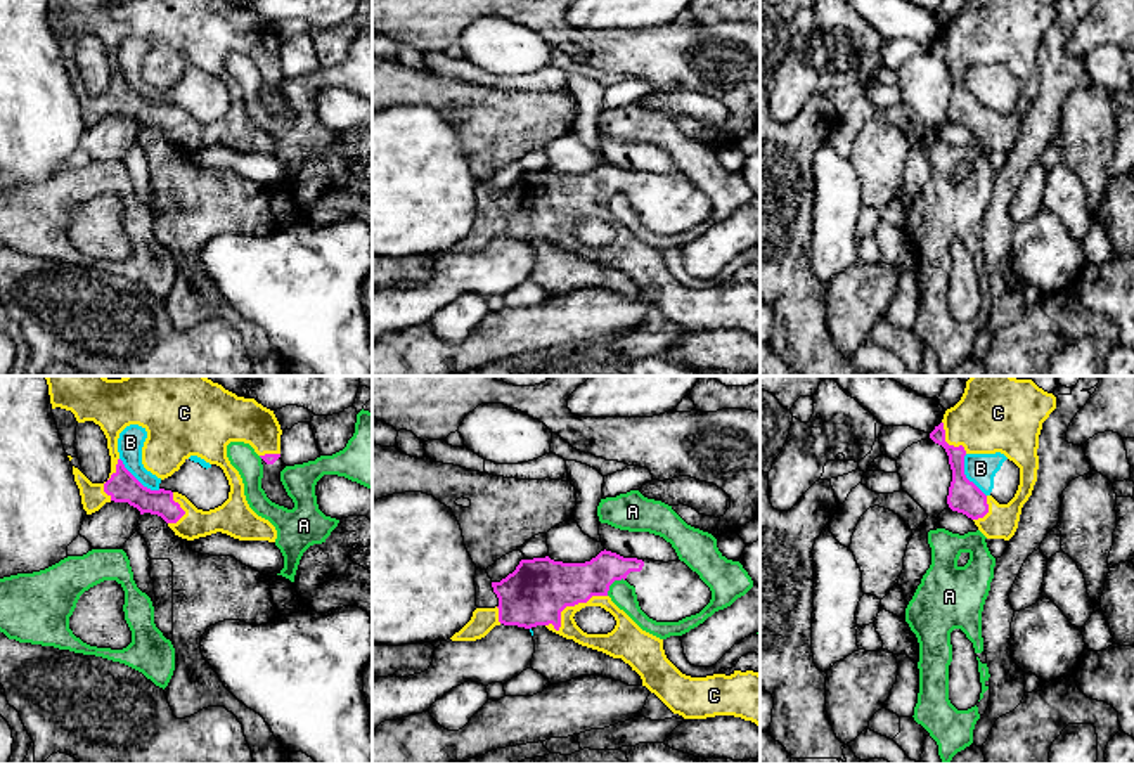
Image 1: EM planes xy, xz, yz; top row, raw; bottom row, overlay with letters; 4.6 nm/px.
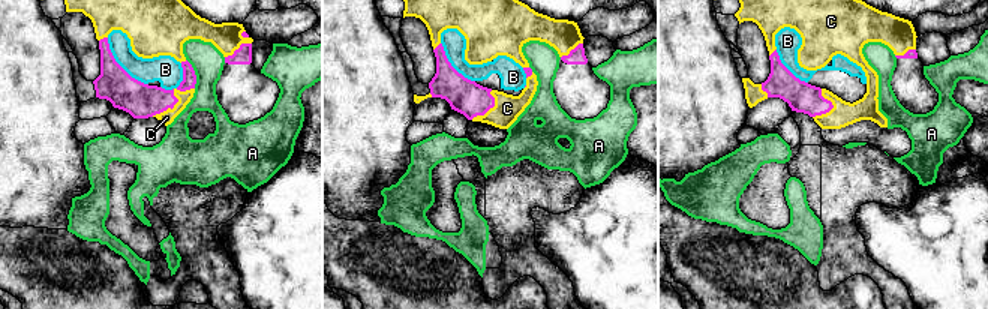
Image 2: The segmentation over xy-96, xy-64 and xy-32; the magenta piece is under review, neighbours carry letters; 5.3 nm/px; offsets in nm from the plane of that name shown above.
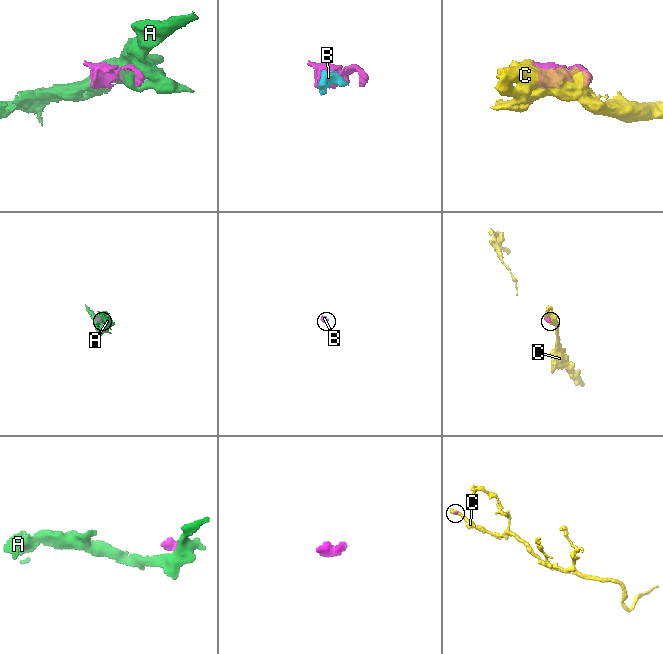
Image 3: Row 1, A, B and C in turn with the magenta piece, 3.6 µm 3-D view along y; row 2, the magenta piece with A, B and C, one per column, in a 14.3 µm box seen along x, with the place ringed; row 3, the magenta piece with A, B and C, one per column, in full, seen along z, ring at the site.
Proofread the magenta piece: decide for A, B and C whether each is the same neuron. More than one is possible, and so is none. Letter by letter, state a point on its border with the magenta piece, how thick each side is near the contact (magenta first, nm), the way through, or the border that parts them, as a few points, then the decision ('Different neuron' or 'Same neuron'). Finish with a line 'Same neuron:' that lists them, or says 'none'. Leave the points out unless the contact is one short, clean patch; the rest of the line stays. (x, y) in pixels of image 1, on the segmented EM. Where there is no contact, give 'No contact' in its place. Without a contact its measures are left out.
A: Touches magenta at xz (612, 582). Thickness 220 nm (magenta) against 110 nm. Different neuron
B: Touches magenta at xy (137, 480). Thickness 140 nm (magenta) against 120 nm. Different neuron
C: Touches magenta at xz (570, 605). Thickness 300 nm (magenta) against 100 nm. Same neuron
Same neuron: C

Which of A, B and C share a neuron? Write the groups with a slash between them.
A / B / C

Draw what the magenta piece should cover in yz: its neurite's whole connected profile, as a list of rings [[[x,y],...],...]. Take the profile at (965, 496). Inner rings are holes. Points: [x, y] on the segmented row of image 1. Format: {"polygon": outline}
{"polygon": [[[971,376],[961,400],[945,411],[942,423],[930,433],[949,456],[949,508],[971,518],[987,539],[1009,541],[1015,535],[1021,508],[1037,482],[1042,423],[1054,409],[1056,397],[1032,379]],[[995,452],[1020,468],[1020,485],[1008,504],[985,495],[964,475],[966,454]]]}

